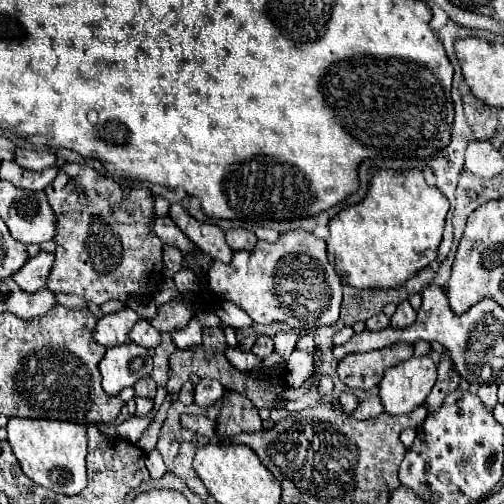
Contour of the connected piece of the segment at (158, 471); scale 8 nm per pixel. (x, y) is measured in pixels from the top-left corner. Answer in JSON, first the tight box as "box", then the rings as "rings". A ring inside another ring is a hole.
{"box":[146,449,166,479],"rings":[[[154,449],[152,453],[148,453],[148,457],[146,457],[146,467],[148,467],[152,479],[160,479],[160,477],[166,473],[166,465],[164,465],[164,461],[162,461],[162,455],[160,455],[156,449]]]}

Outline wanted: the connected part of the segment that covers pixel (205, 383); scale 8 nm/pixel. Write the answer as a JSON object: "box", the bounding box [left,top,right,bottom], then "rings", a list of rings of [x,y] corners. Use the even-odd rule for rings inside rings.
{"box":[194,379,224,407],"rings":[[[202,379],[202,381],[196,385],[194,401],[196,401],[200,407],[210,407],[210,405],[214,405],[222,395],[224,395],[224,387],[222,387],[216,379]]]}

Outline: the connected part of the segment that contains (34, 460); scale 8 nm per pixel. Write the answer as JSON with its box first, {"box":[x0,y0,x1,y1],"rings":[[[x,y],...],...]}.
{"box":[8,419,86,495],"rings":[[[10,419],[8,443],[26,477],[64,495],[78,495],[86,487],[86,427],[50,419]]]}

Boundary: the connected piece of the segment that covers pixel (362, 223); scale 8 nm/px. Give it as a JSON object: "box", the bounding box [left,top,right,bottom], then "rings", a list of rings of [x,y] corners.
{"box":[328,169,448,289],"rings":[[[412,169],[406,175],[378,171],[372,175],[364,201],[340,211],[330,221],[328,261],[350,287],[396,289],[436,261],[448,207],[448,199],[426,183],[422,171]]]}

